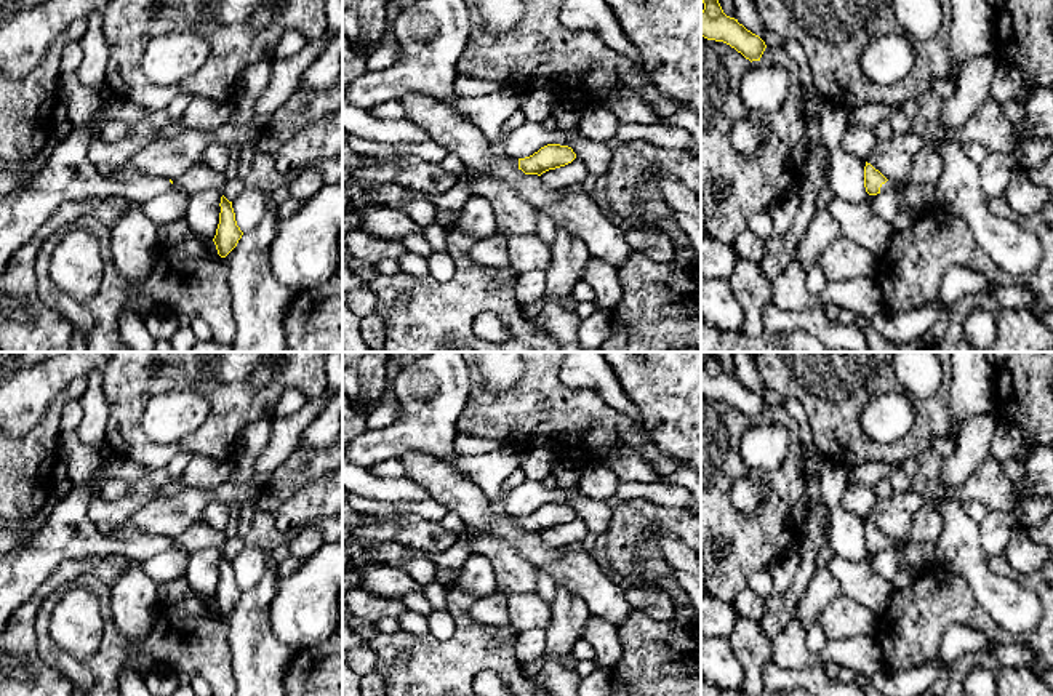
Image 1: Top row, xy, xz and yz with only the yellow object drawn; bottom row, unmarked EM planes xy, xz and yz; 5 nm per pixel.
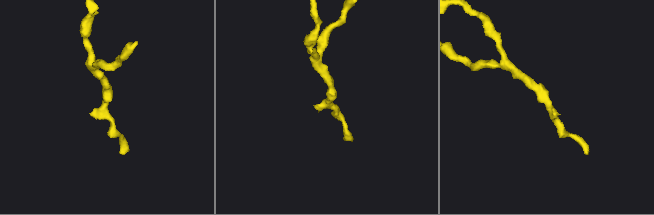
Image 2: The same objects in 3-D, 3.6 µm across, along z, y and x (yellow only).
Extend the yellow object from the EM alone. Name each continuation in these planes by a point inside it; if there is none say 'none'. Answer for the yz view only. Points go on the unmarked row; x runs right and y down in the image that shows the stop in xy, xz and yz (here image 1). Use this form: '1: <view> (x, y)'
1: yz (927, 524)

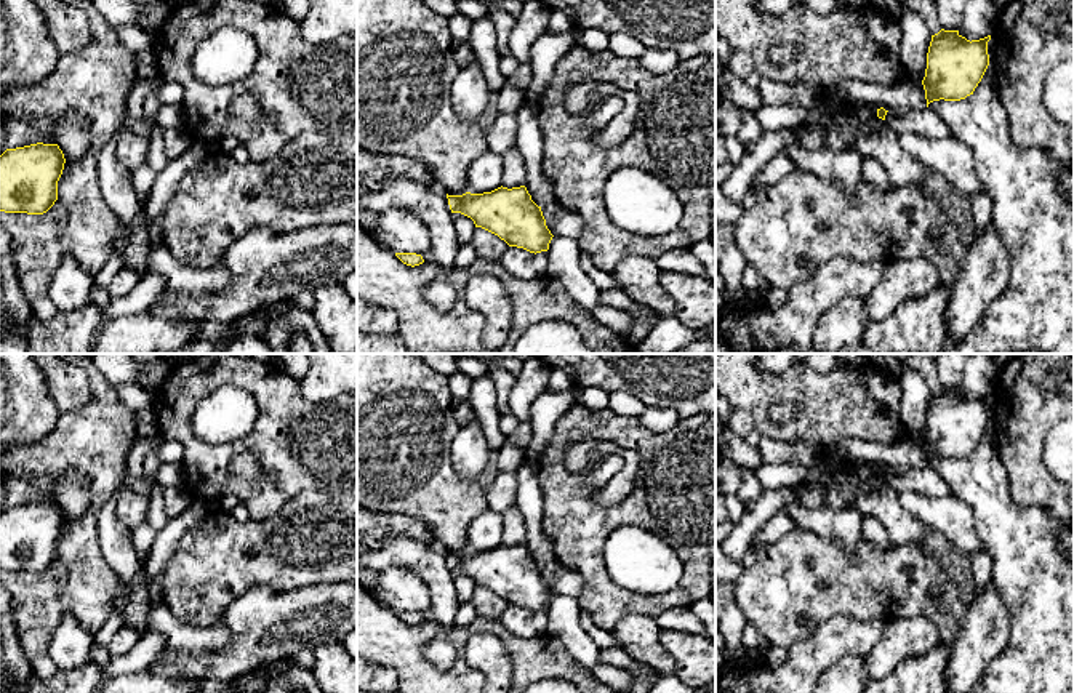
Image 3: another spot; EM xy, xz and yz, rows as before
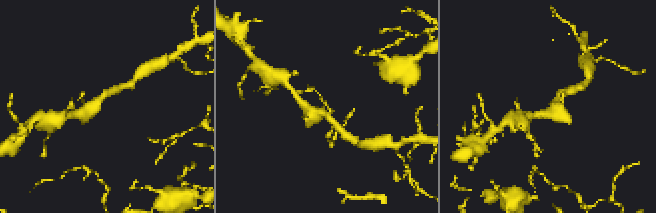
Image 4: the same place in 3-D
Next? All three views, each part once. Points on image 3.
1: yz (826, 472)

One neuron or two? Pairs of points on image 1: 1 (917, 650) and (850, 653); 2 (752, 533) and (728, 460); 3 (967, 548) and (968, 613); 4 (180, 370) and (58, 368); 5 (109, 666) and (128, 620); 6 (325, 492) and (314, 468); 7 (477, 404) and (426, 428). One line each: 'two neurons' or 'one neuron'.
1: two neurons
2: one neuron
3: two neurons
4: one neuron
5: two neurons
6: two neurons
7: two neurons

